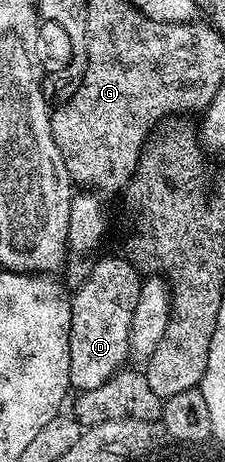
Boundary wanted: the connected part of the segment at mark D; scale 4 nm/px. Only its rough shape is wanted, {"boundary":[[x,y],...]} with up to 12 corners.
{"boundary":[[99,259],[71,299],[69,381],[97,389],[129,357],[140,272]]}

